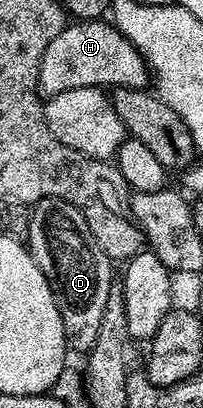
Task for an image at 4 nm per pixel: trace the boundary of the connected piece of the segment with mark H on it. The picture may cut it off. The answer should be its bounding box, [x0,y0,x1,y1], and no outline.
[39,20,149,98]

